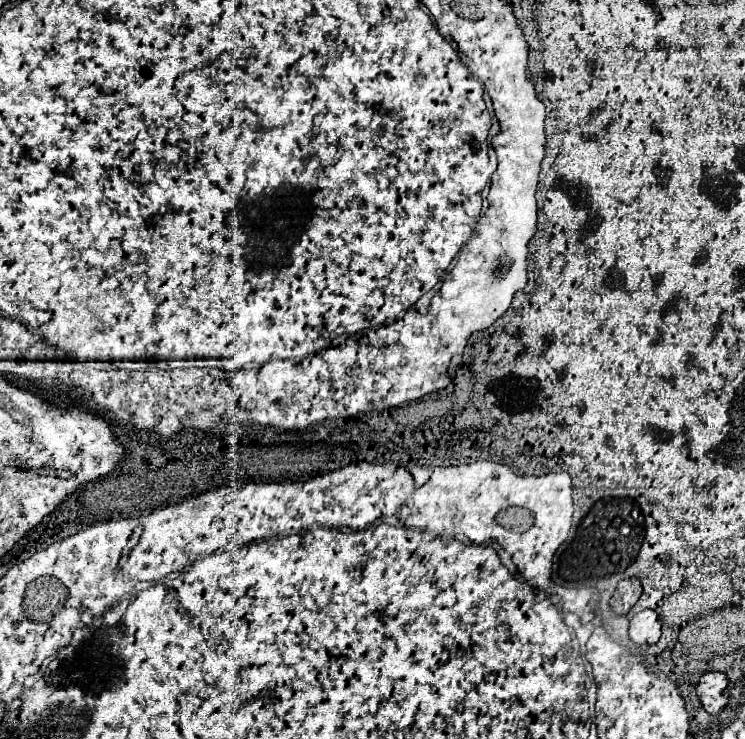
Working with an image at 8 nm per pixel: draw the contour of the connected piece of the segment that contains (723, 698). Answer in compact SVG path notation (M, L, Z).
M706 672L700 678L700 684L696 688L696 694L710 714L720 714L728 704L728 678L724 672Z

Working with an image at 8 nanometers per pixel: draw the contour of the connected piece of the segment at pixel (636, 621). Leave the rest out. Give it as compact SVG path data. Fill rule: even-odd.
M642 610L630 620L630 638L640 644L656 644L660 638L660 620L654 610Z

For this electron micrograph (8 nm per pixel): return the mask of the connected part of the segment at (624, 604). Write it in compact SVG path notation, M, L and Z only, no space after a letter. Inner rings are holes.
M628 578L628 580L622 580L610 600L612 604L612 610L616 614L628 614L630 608L638 602L642 594L642 584L638 578Z

